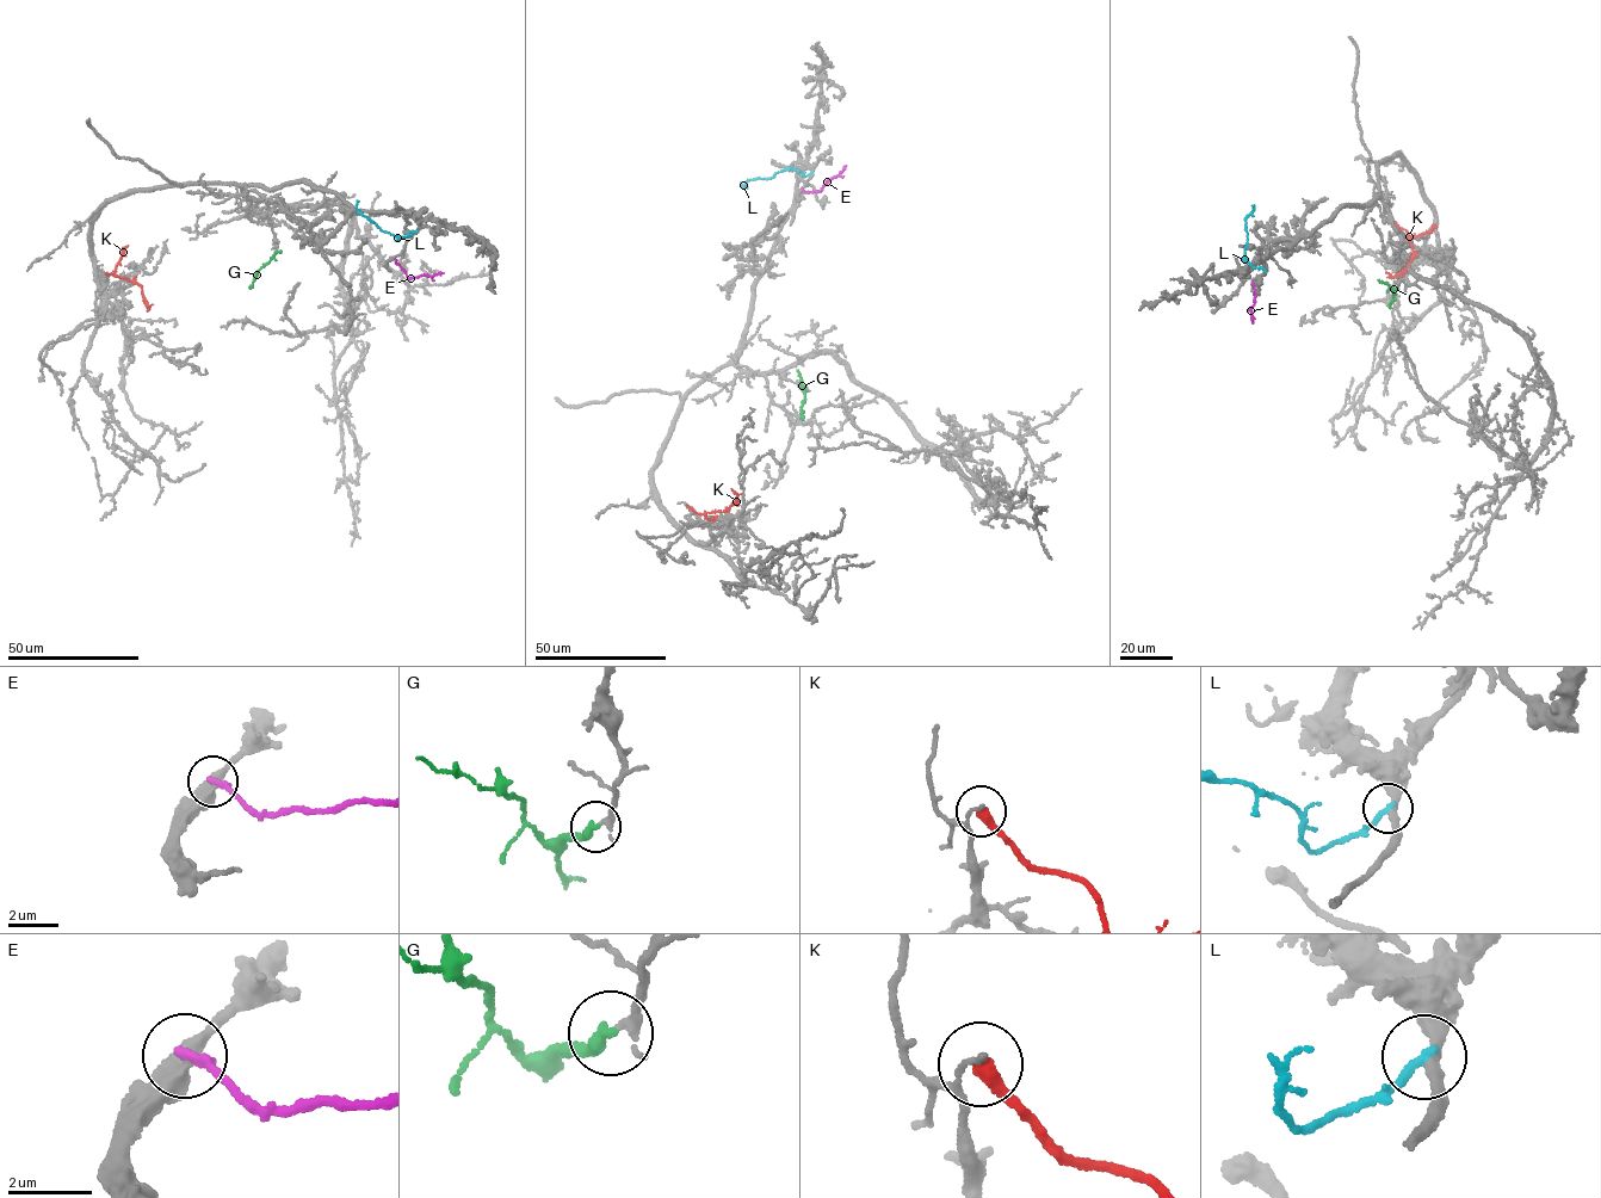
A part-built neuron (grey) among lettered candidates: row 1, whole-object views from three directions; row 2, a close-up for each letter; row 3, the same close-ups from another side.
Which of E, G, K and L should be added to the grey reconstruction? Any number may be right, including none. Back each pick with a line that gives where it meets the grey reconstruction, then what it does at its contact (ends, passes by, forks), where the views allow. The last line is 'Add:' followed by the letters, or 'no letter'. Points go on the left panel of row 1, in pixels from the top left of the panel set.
G: (276, 252) | it ends
Add: G

